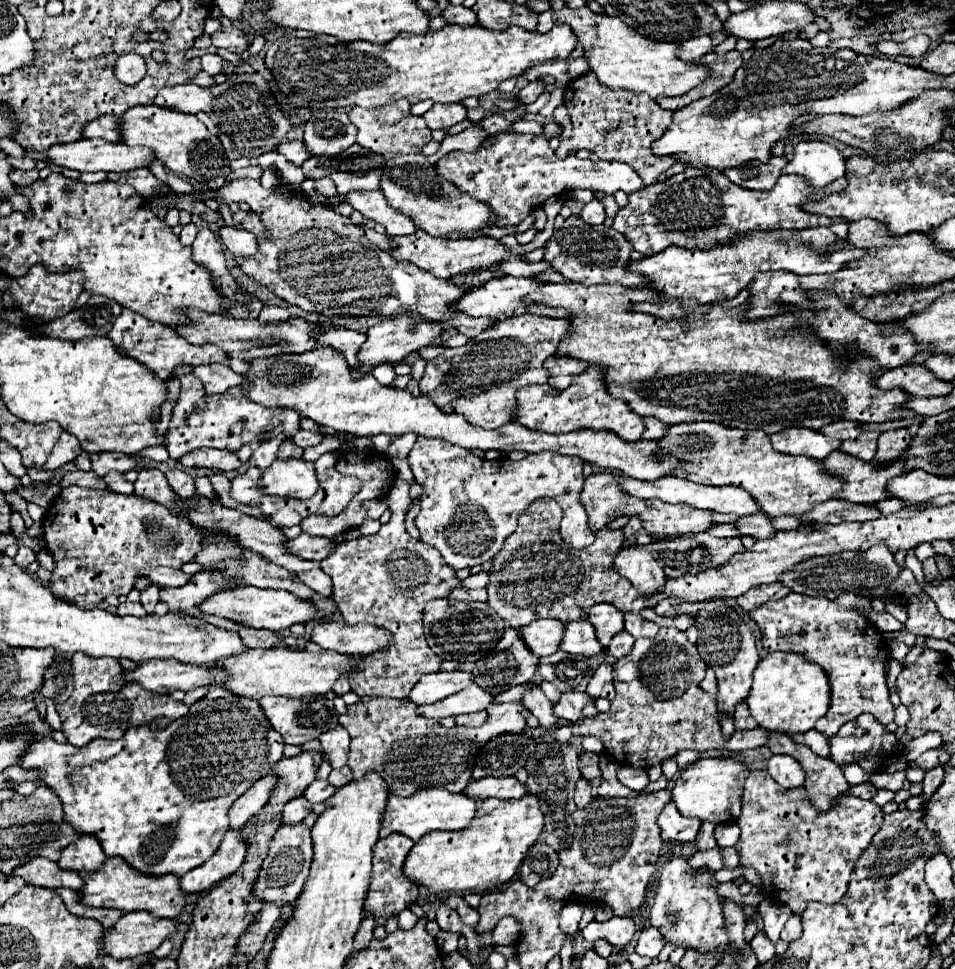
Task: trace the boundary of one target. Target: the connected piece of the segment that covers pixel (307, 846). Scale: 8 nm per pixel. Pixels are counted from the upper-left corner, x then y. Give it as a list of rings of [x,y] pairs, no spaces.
[[[299,823],[299,825],[281,825],[269,845],[269,853],[261,865],[259,877],[253,885],[255,897],[265,903],[275,903],[275,905],[285,905],[291,903],[299,897],[305,877],[309,875],[309,865],[313,859],[313,843],[311,843],[311,831]]]

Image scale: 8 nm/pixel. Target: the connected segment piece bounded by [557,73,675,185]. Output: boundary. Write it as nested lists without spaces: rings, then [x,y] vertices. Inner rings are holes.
[[[585,73],[567,85],[565,107],[569,109],[573,135],[567,141],[561,141],[557,149],[559,155],[567,155],[569,149],[587,149],[599,159],[623,161],[637,171],[645,185],[655,183],[657,177],[675,163],[671,157],[655,157],[651,153],[651,143],[671,125],[673,111],[661,109],[647,93],[631,93],[625,89],[613,91],[601,85],[595,73]]]

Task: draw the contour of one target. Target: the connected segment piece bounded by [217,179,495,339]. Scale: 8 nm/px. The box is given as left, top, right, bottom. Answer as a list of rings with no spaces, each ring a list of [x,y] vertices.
[[[237,179],[233,183],[223,185],[221,191],[225,203],[241,203],[245,201],[253,213],[259,215],[267,237],[259,237],[259,249],[251,257],[235,257],[241,271],[253,277],[259,285],[273,291],[277,297],[285,299],[289,305],[297,305],[303,311],[321,313],[327,317],[349,315],[349,317],[395,317],[401,313],[419,313],[427,321],[441,321],[459,333],[467,335],[469,339],[477,337],[485,329],[489,329],[495,321],[493,319],[475,319],[467,317],[465,313],[453,311],[449,305],[463,297],[463,289],[453,285],[451,281],[437,279],[431,273],[419,269],[413,263],[397,263],[389,253],[383,253],[375,245],[371,245],[357,225],[351,223],[349,217],[337,215],[329,207],[311,205],[301,193],[289,189],[289,185],[281,185],[275,189],[263,189],[257,179]]]

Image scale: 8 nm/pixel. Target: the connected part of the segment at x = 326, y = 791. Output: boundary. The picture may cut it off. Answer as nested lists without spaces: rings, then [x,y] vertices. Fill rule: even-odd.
[[[315,779],[307,789],[305,789],[305,797],[307,797],[307,801],[311,801],[311,803],[323,803],[323,801],[327,801],[331,795],[335,793],[335,787],[329,783],[329,781],[319,781],[319,779]]]

